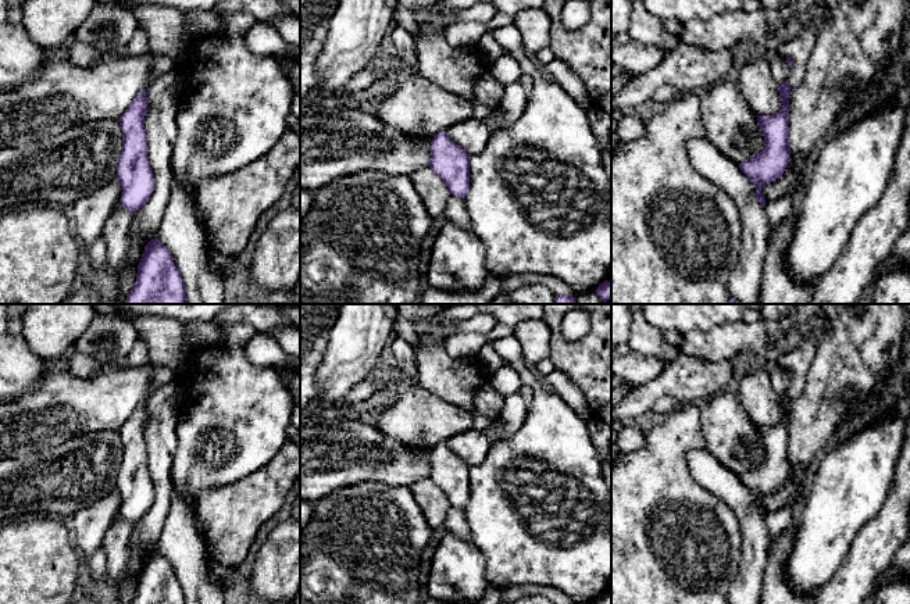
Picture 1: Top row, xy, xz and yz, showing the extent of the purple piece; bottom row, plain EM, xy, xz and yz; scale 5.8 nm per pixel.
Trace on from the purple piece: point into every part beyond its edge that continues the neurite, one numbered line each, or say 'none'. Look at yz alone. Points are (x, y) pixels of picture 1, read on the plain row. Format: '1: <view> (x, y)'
none

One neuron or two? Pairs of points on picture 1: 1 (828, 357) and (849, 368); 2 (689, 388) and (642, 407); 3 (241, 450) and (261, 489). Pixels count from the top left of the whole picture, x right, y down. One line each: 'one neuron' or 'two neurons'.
1: one neuron
2: one neuron
3: two neurons

